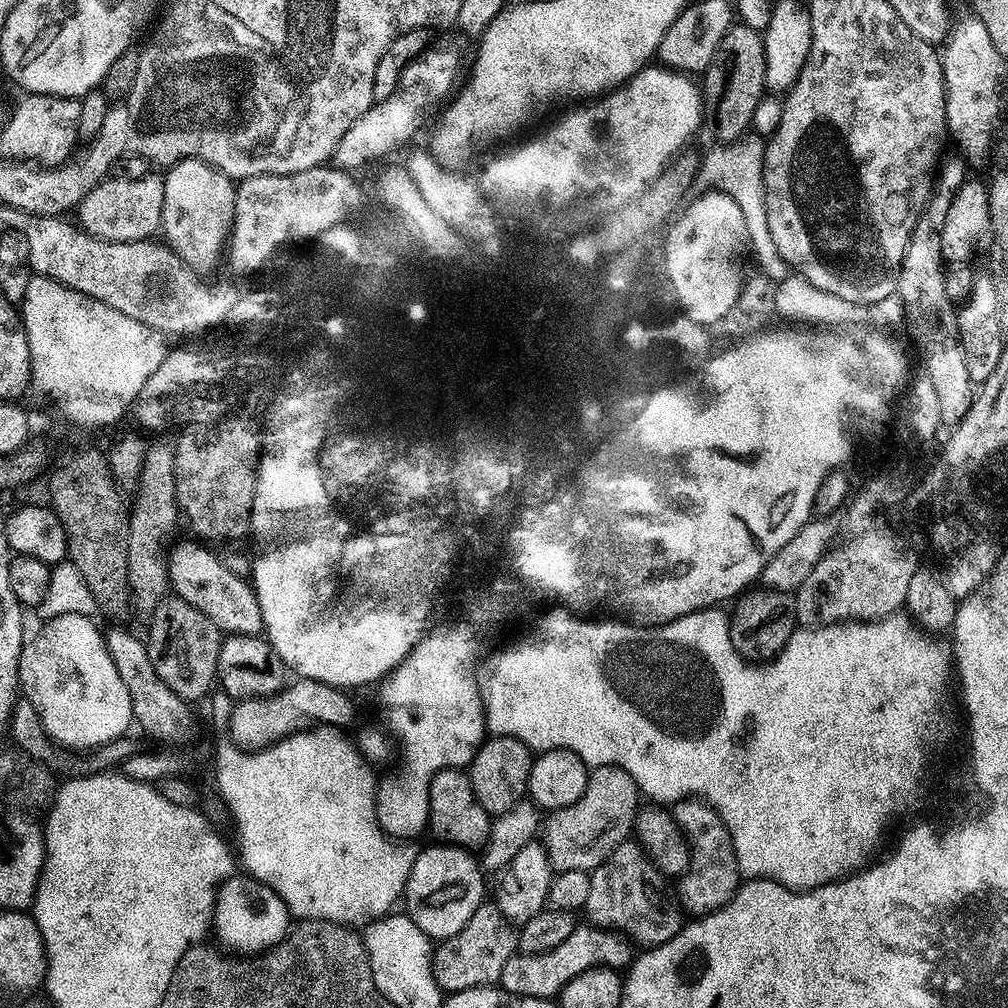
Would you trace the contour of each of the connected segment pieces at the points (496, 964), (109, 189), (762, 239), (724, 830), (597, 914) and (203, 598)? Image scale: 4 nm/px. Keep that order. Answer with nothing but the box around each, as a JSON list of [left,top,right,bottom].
[[432,902,517,994],[77,174,163,242],[698,136,790,284],[670,798,742,918],[583,843,686,950],[168,540,264,636]]

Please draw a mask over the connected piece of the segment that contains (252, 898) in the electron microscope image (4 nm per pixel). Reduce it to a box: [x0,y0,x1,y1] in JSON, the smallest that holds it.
[210,875,290,954]

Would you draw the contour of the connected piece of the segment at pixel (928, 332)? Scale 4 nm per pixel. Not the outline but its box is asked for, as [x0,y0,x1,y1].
[896,159,974,426]

